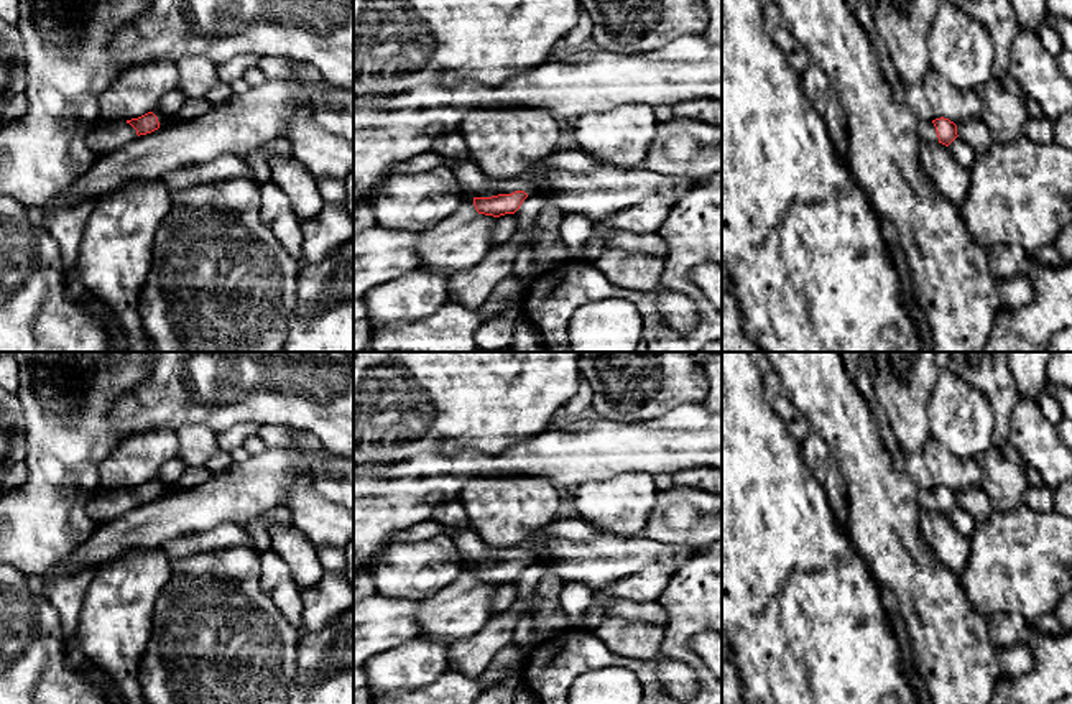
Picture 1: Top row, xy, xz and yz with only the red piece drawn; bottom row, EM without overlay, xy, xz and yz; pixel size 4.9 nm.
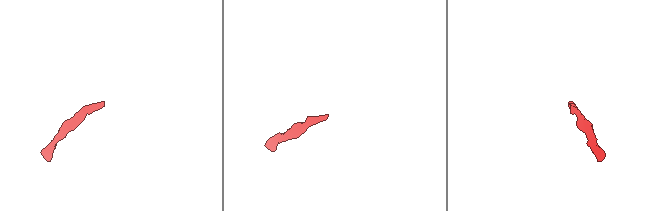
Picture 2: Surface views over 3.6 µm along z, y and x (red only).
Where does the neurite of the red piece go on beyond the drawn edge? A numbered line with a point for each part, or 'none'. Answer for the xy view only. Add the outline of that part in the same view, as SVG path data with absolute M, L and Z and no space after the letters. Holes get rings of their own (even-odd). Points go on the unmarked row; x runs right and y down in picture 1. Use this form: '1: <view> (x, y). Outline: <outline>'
1: xy (104, 505). Outline: M99 490L89 502L89 515L97 521L107 521L136 505L136 498L127 490Z

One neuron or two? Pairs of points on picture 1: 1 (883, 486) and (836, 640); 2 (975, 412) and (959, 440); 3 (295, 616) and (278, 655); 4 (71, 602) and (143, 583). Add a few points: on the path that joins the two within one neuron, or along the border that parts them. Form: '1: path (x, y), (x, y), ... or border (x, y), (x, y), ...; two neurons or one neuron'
1: border (845, 532), (878, 586); two neurons
2: path (974, 418), (965, 433); one neuron
3: border (267, 596), (298, 629); two neurons
4: border (96, 571), (83, 599), (79, 622), (73, 635); two neurons

